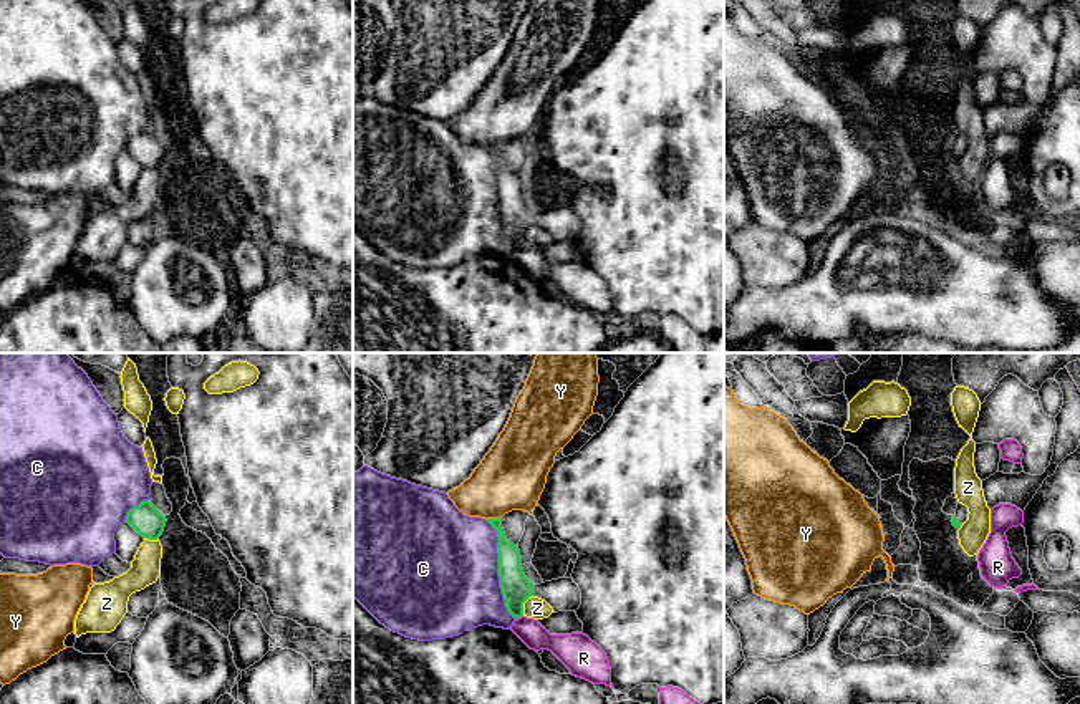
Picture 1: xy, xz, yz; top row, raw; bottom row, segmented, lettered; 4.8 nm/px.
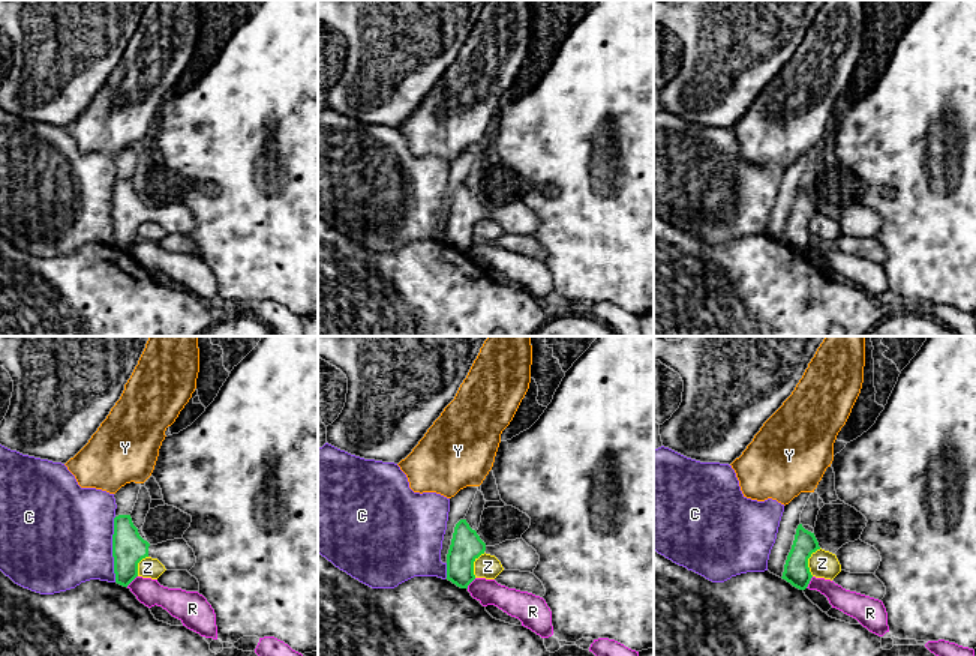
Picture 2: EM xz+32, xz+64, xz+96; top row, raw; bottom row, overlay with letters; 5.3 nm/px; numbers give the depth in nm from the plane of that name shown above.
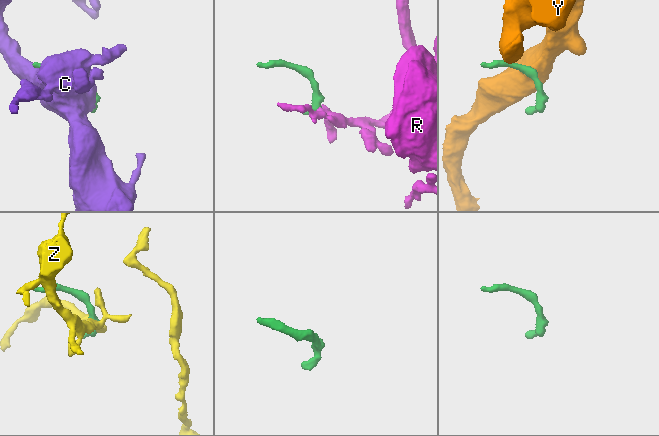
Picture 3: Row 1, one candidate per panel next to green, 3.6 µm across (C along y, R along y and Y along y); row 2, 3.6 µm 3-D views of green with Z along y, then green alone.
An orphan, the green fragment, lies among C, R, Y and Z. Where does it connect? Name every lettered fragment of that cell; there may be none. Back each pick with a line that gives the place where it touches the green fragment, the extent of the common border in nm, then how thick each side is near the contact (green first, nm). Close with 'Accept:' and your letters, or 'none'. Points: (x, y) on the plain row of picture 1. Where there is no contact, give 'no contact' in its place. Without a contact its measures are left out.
Accept: none

